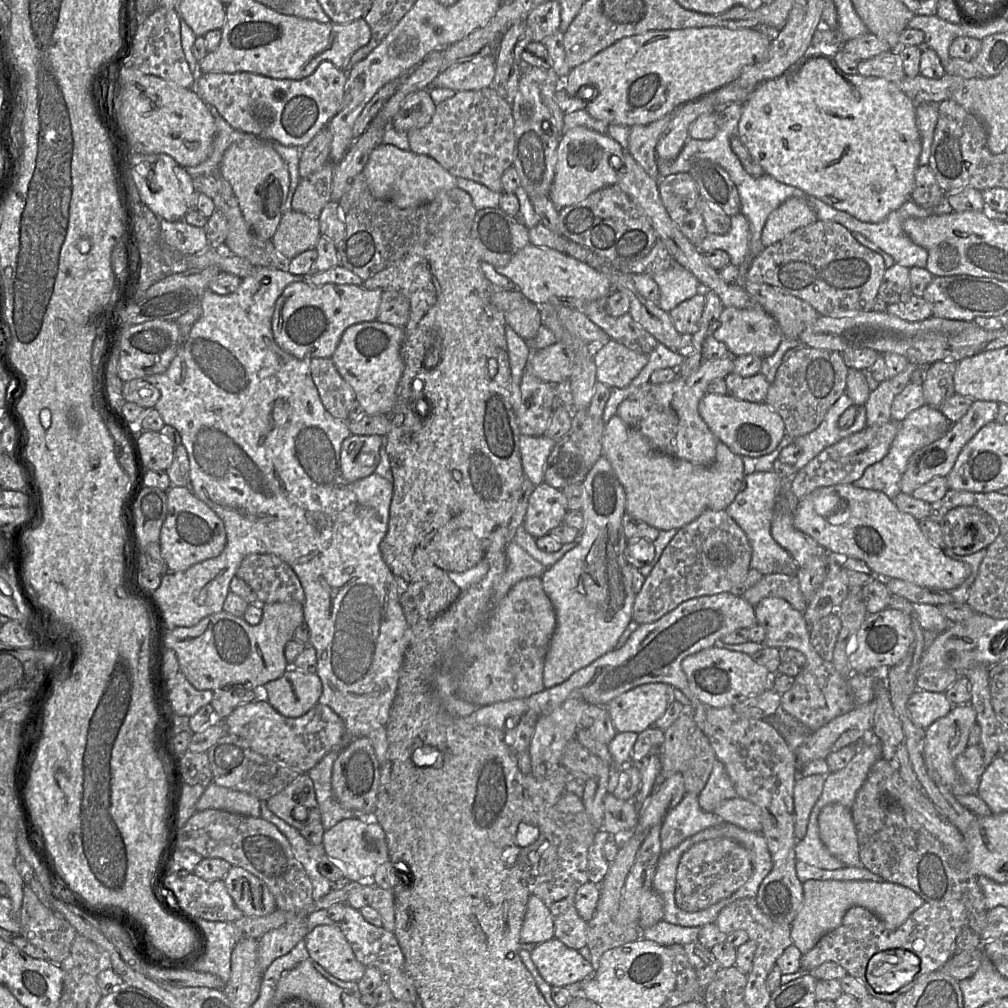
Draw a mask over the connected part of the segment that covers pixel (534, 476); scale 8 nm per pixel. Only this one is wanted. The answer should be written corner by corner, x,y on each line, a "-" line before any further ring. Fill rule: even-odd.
521,434
519,445
525,478
535,486
544,482
544,468
555,441
541,436

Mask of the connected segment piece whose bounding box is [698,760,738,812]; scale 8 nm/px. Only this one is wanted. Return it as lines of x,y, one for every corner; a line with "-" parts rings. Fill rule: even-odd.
717,760
705,788
699,794
701,808
707,812
713,812
720,802
736,797
738,795
725,766

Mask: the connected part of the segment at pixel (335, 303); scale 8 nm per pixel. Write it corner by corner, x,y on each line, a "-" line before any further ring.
293,282
285,287
275,304
272,317
274,340
298,359
331,358
349,326
377,319
382,293
382,289
367,289
362,285

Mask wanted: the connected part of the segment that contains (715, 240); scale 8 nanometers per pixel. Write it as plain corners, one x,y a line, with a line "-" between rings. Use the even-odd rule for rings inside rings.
741,212
731,216
730,221
730,229
727,233
707,233
699,246
699,251
705,253
716,249
725,250
731,258
731,263
739,266
748,256
751,240
750,225

